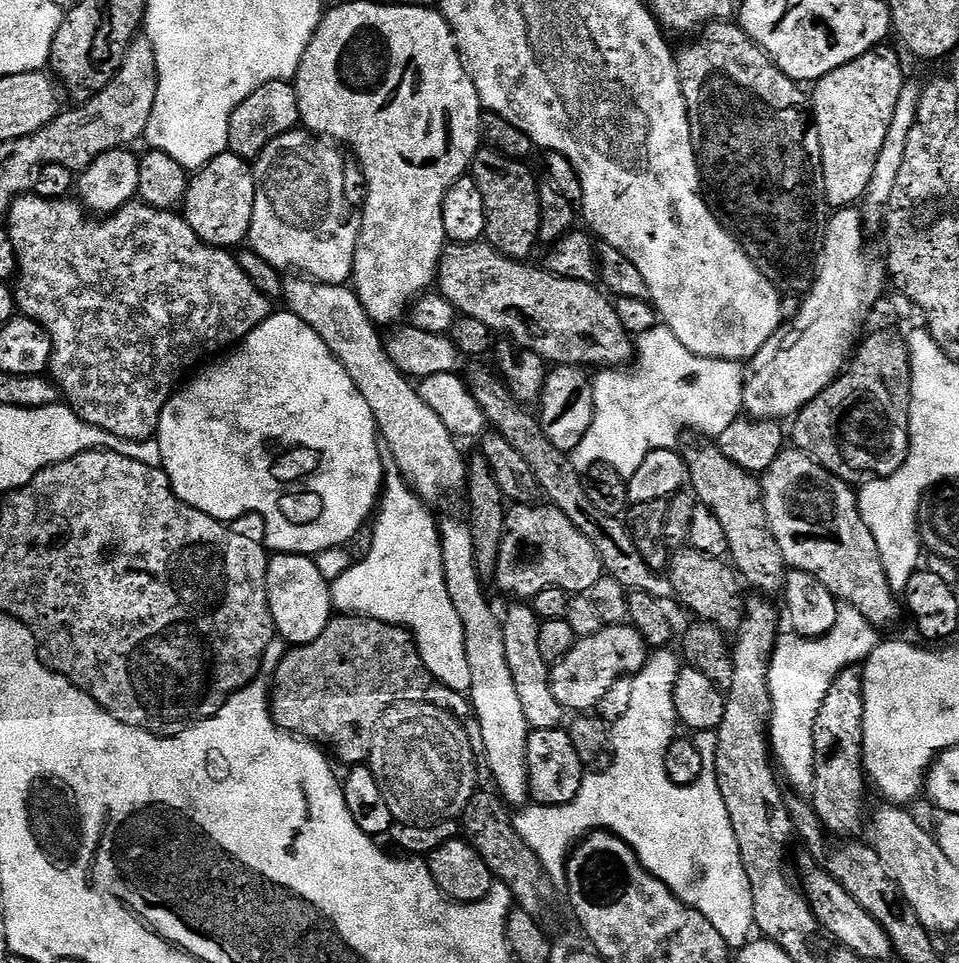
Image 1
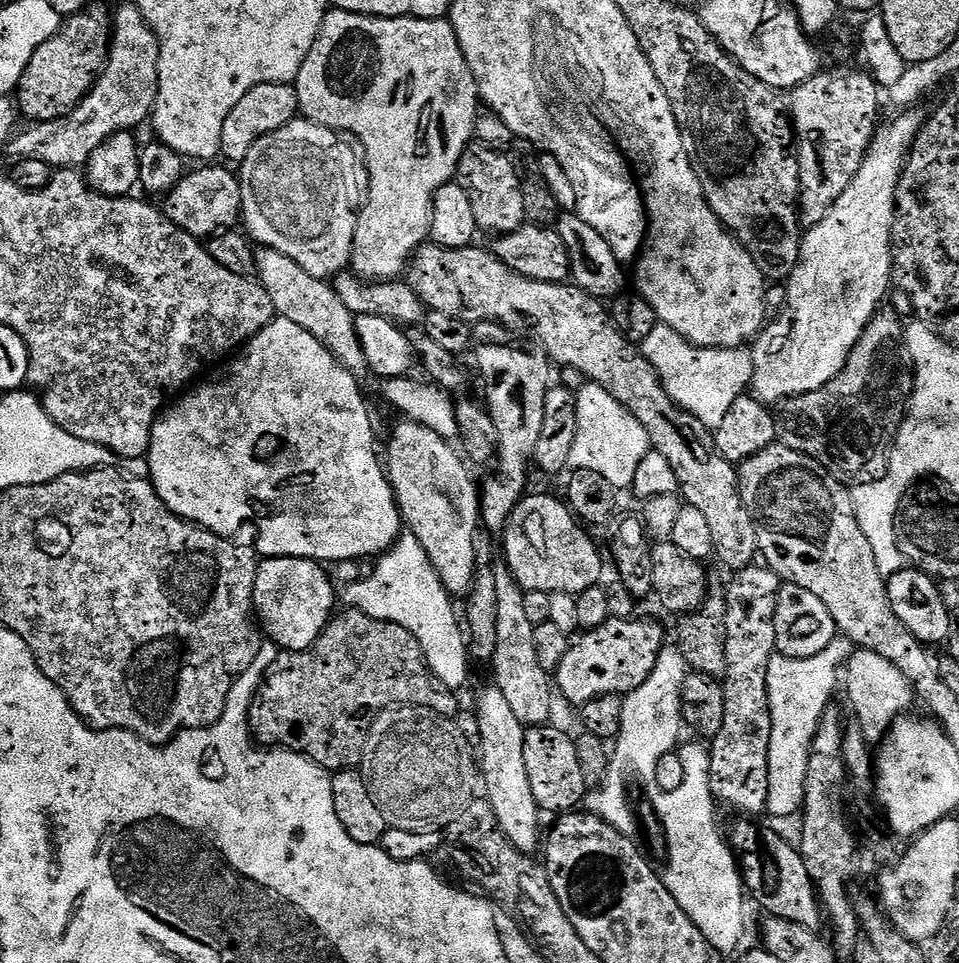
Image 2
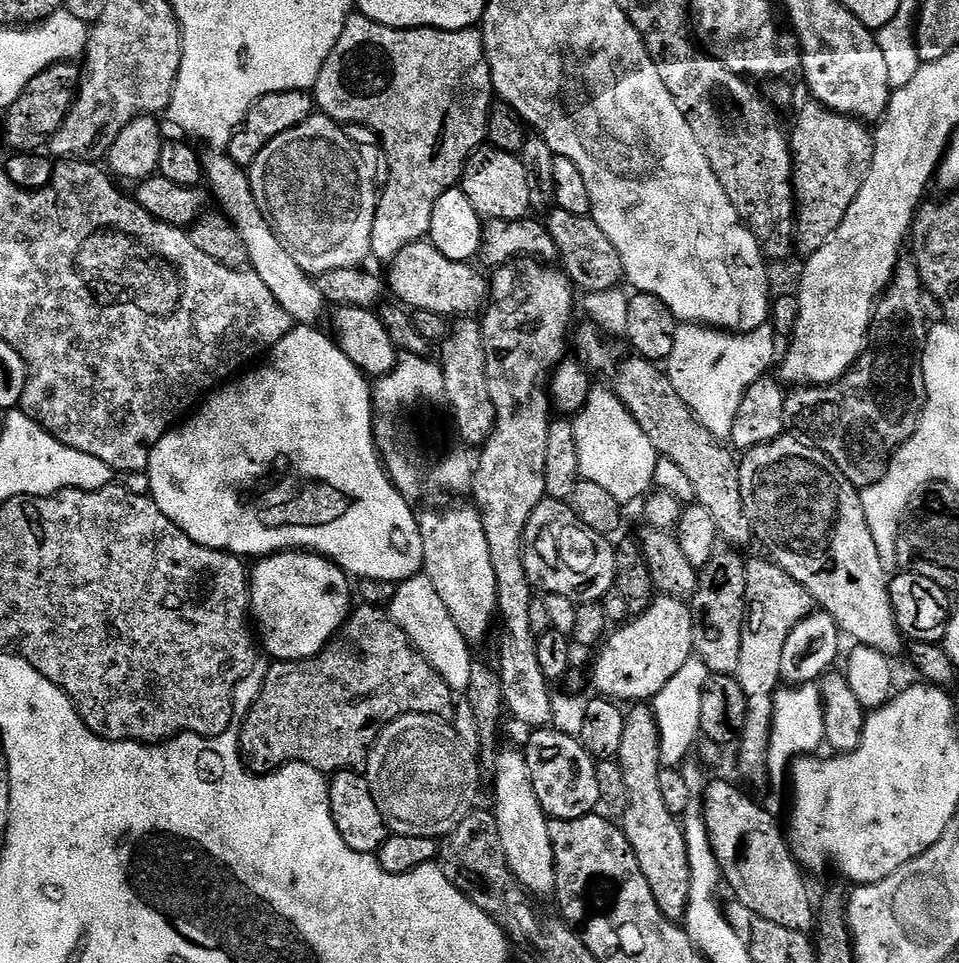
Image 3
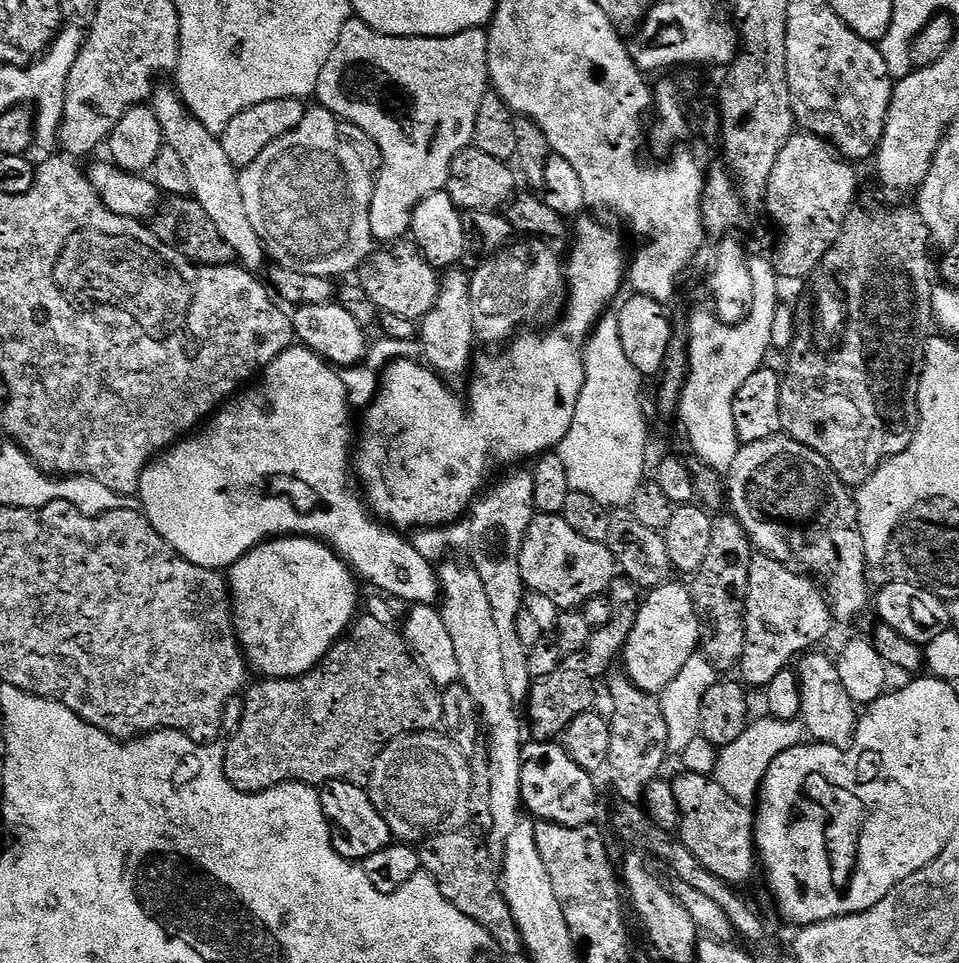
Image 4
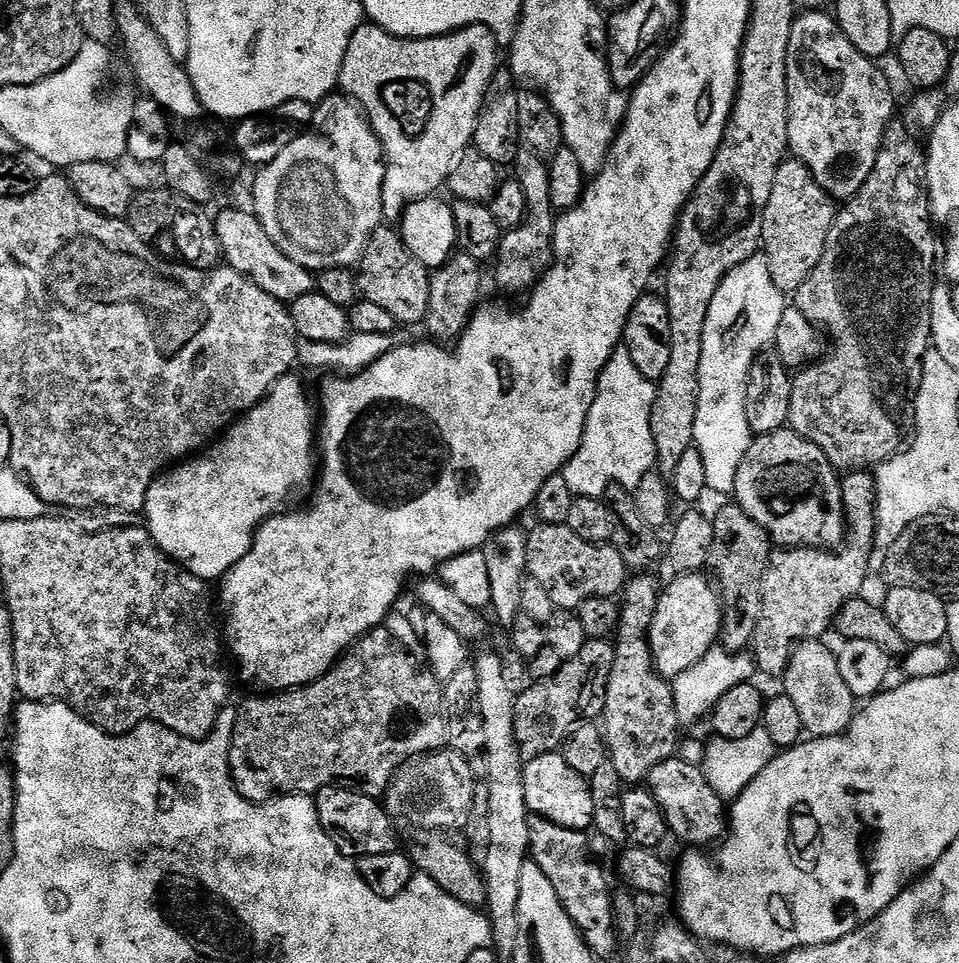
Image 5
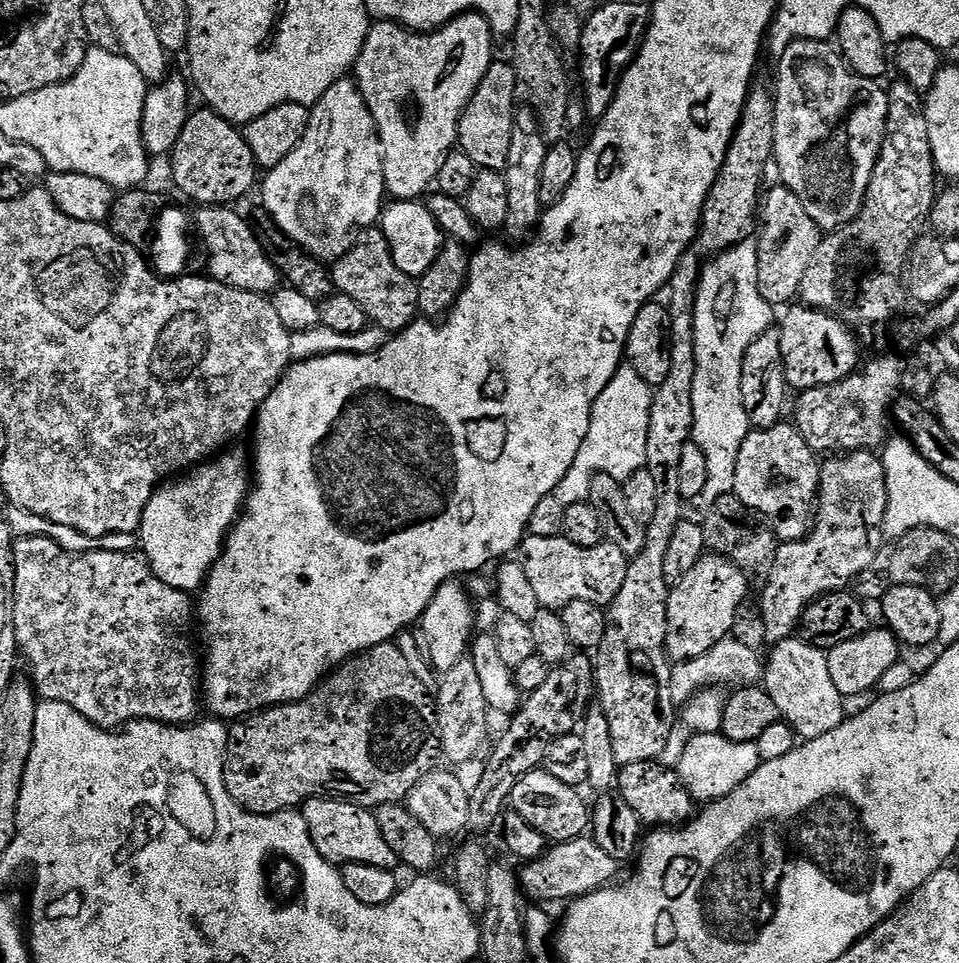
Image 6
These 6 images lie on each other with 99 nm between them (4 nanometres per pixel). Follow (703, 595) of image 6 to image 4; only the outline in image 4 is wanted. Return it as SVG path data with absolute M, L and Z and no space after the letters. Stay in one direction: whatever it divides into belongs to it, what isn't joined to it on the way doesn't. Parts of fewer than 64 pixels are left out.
M674 583L660 584L643 597L637 622L634 623L634 630L630 634L622 653L622 664L624 660L625 668L623 668L623 671L632 683L637 684L644 692L662 693L670 682L674 681L674 678L682 674L683 666L686 662L689 662L692 656L697 655L699 648L696 647L699 644L701 647L702 644L702 636L700 640L700 620L702 624L702 616L696 607L696 599L692 596L692 589L687 583Z

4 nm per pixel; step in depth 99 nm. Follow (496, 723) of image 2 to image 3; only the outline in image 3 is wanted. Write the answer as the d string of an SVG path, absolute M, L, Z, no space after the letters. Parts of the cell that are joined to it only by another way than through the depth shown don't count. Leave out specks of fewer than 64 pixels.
M501 751L496 758L494 779L496 779L494 815L510 870L516 875L516 881L533 897L551 897L556 890L556 863L548 829L550 820L538 802L538 794L534 792L527 755L523 751Z

